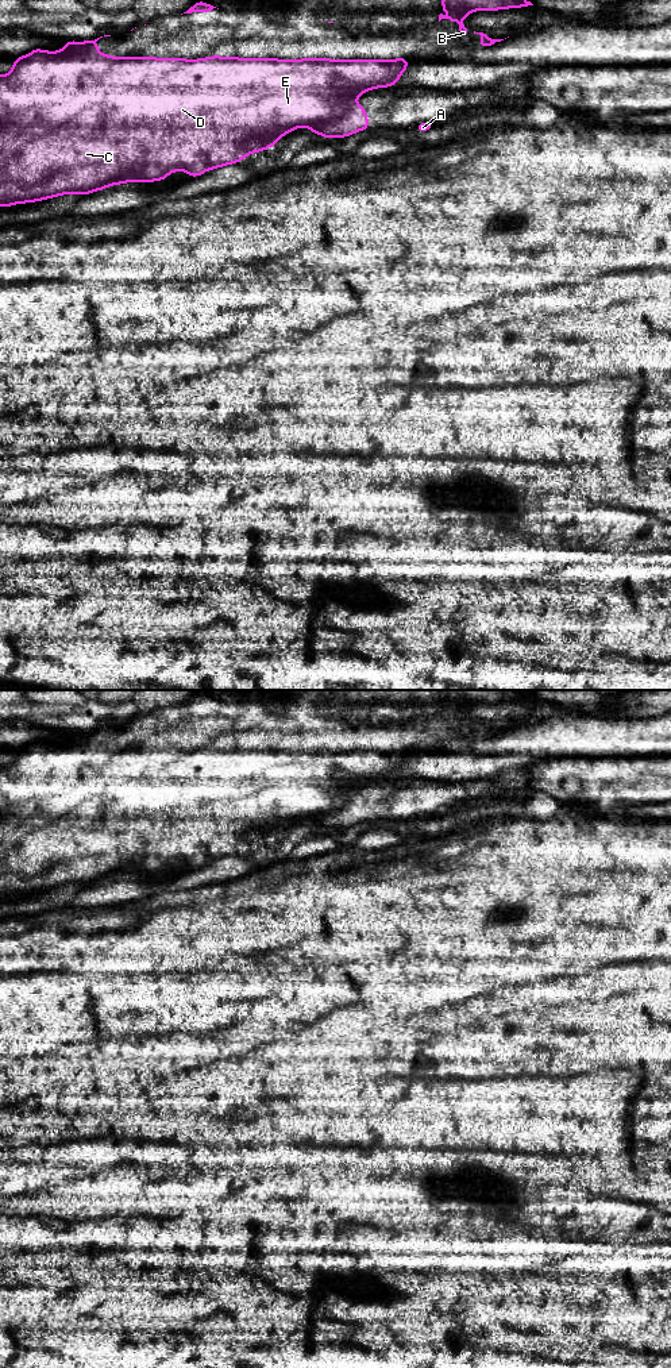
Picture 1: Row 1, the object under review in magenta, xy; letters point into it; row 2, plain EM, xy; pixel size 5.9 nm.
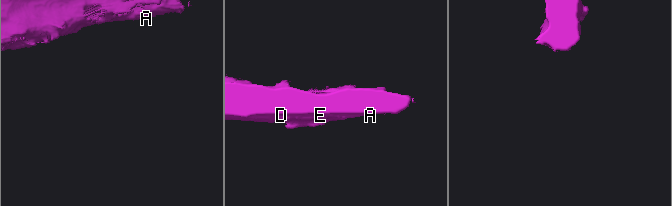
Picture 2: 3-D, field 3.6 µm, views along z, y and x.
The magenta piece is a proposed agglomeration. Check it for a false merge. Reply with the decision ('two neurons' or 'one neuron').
two neurons

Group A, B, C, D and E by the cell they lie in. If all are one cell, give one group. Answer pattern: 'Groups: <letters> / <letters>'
Groups: A / B C D E

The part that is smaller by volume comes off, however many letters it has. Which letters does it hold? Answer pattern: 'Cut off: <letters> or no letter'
Cut off: A

